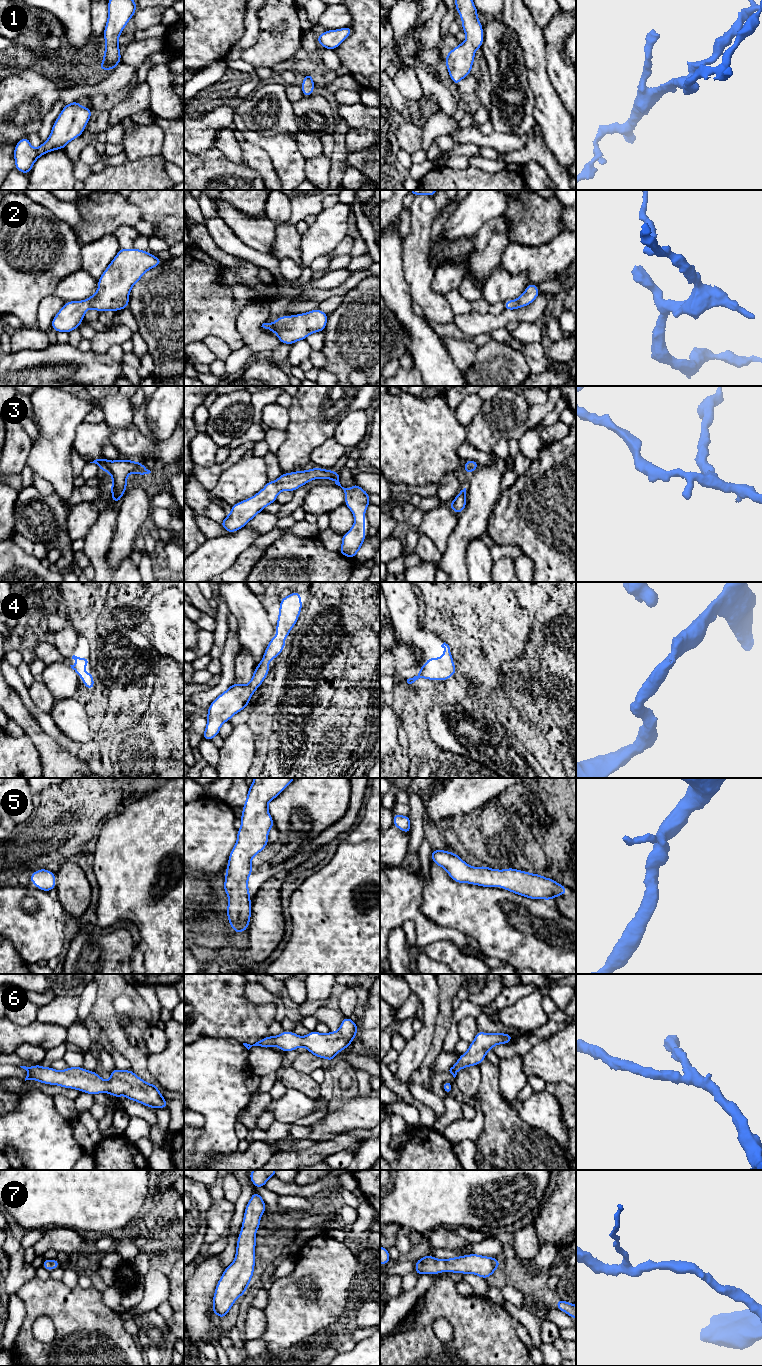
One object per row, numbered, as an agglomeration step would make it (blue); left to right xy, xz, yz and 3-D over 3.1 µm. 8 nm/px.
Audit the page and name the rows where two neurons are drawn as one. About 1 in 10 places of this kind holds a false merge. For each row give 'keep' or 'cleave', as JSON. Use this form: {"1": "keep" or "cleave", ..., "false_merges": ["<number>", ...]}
{"1": "keep", "2": "keep", "3": "keep", "4": "keep", "5": "keep", "6": "keep", "7": "keep", "false_merges": []}

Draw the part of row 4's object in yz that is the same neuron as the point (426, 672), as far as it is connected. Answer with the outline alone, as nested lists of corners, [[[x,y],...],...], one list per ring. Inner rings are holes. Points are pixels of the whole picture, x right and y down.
[[[444,642],[441,647],[444,649],[443,656],[440,658],[427,658],[425,660],[427,664],[420,666],[418,675],[407,679],[408,684],[412,684],[422,677],[431,681],[437,679],[439,681],[445,681],[456,673],[449,645]]]

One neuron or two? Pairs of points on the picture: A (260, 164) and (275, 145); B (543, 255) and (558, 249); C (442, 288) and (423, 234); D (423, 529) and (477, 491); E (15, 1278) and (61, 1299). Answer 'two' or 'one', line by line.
A: two
B: one
C: two
D: two
E: two

